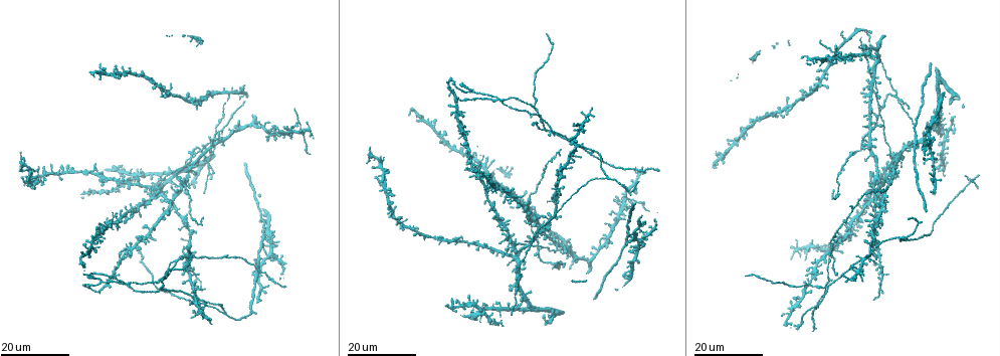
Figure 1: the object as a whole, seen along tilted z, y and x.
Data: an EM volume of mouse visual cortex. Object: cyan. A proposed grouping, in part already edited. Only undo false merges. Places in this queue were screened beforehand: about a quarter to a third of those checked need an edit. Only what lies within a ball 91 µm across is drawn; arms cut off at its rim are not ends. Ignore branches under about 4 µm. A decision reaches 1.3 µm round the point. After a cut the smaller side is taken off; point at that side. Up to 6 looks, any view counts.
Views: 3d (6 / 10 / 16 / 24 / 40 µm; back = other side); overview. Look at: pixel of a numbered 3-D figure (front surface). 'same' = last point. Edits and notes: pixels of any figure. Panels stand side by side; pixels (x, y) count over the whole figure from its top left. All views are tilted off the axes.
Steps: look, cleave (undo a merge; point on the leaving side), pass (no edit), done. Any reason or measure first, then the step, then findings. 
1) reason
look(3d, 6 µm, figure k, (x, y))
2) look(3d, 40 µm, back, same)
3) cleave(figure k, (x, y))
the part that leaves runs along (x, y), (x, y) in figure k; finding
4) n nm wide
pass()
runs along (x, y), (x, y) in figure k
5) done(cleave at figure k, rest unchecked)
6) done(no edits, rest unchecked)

calibre changes
look(3d, 16 µm, figure 1, (881, 288))

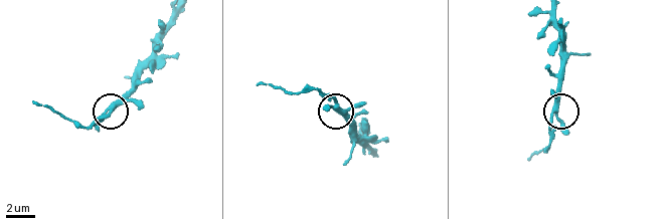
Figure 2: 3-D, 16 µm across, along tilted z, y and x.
look(3d, 10 µm, figure 2, (334, 105))

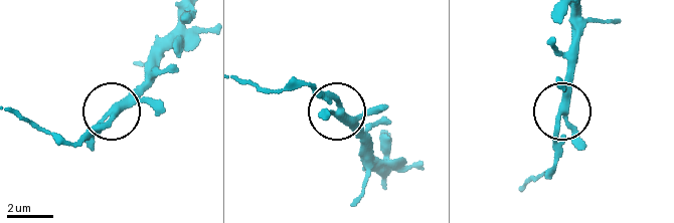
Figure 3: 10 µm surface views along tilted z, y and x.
cleave(figure 3, (92, 132))
the part that leaves runs along (114, 112), (68, 140), (51, 137), (18, 117) in figure 3; two cells meet here

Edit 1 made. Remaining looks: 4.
look(overview)

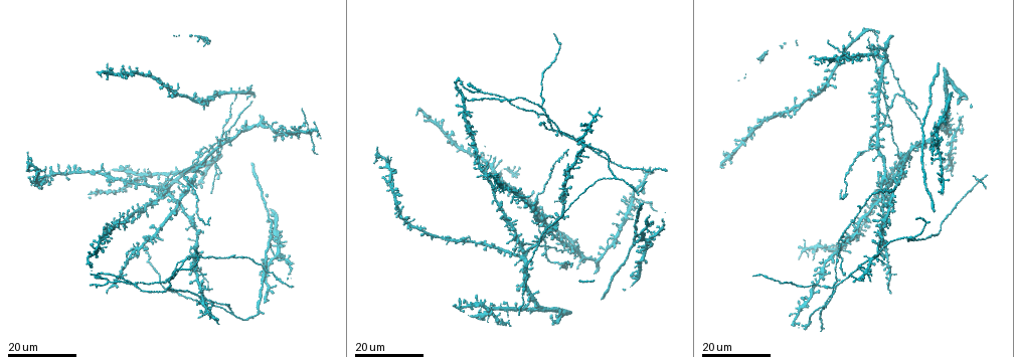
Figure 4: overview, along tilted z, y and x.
thin arm on a thick one
look(3d, 16 µm, figure 4, (183, 260))

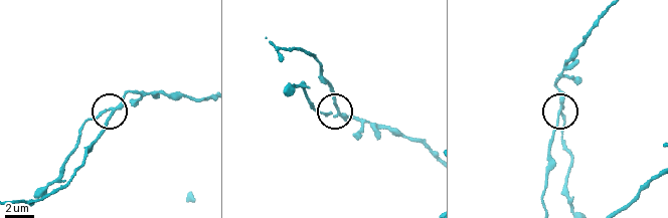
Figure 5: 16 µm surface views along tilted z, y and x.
look(3d, 6 µm, figure 5, (331, 114))

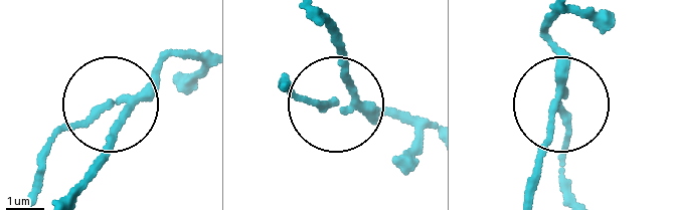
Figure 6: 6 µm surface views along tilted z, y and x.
3 arms
pass()
runs along (68, 191), (99, 158), (118, 110), (101, 108), (45, 149) in figure 6; one cell here

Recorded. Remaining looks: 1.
done(cleave at figure 3, rest unchecked)

